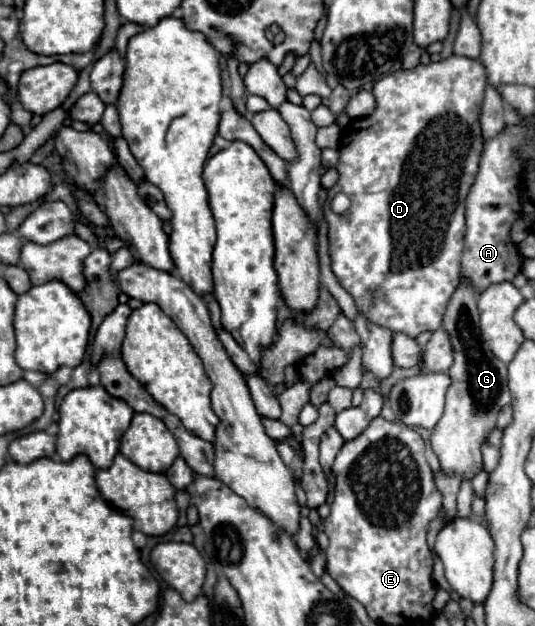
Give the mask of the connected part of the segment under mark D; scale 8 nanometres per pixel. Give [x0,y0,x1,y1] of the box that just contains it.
[323,55,487,337]

